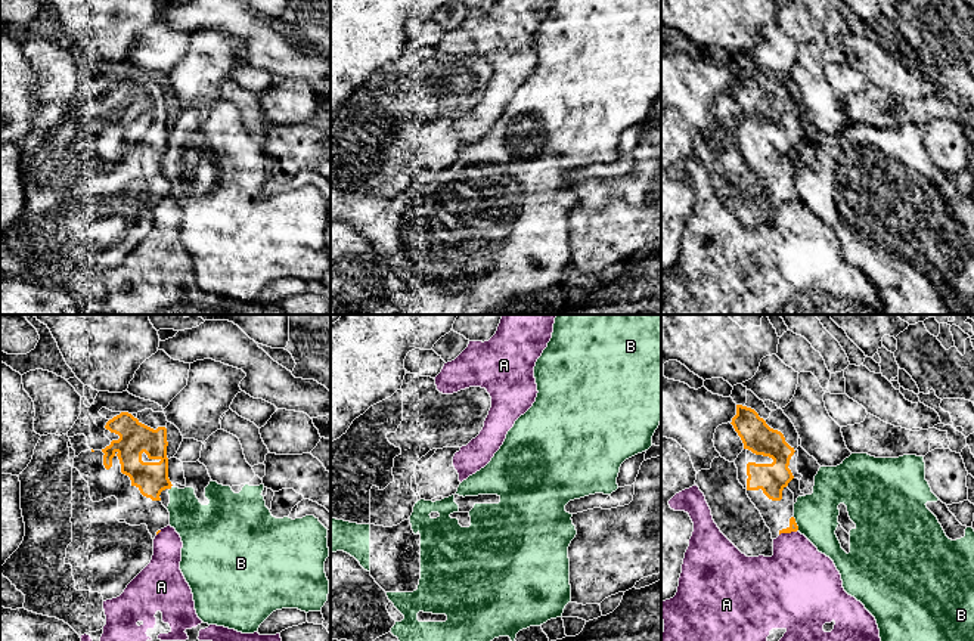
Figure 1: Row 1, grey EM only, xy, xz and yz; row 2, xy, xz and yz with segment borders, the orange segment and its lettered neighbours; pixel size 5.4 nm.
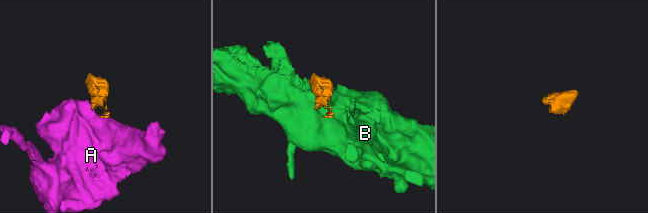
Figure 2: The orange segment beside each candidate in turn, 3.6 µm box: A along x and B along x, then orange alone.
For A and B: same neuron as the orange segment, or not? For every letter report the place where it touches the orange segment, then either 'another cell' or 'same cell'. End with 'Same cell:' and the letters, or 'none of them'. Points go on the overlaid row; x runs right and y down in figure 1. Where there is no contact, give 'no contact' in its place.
A: contact yz (788, 532); another cell
B: contact yz (796, 523); another cell
Same cell: none of them

